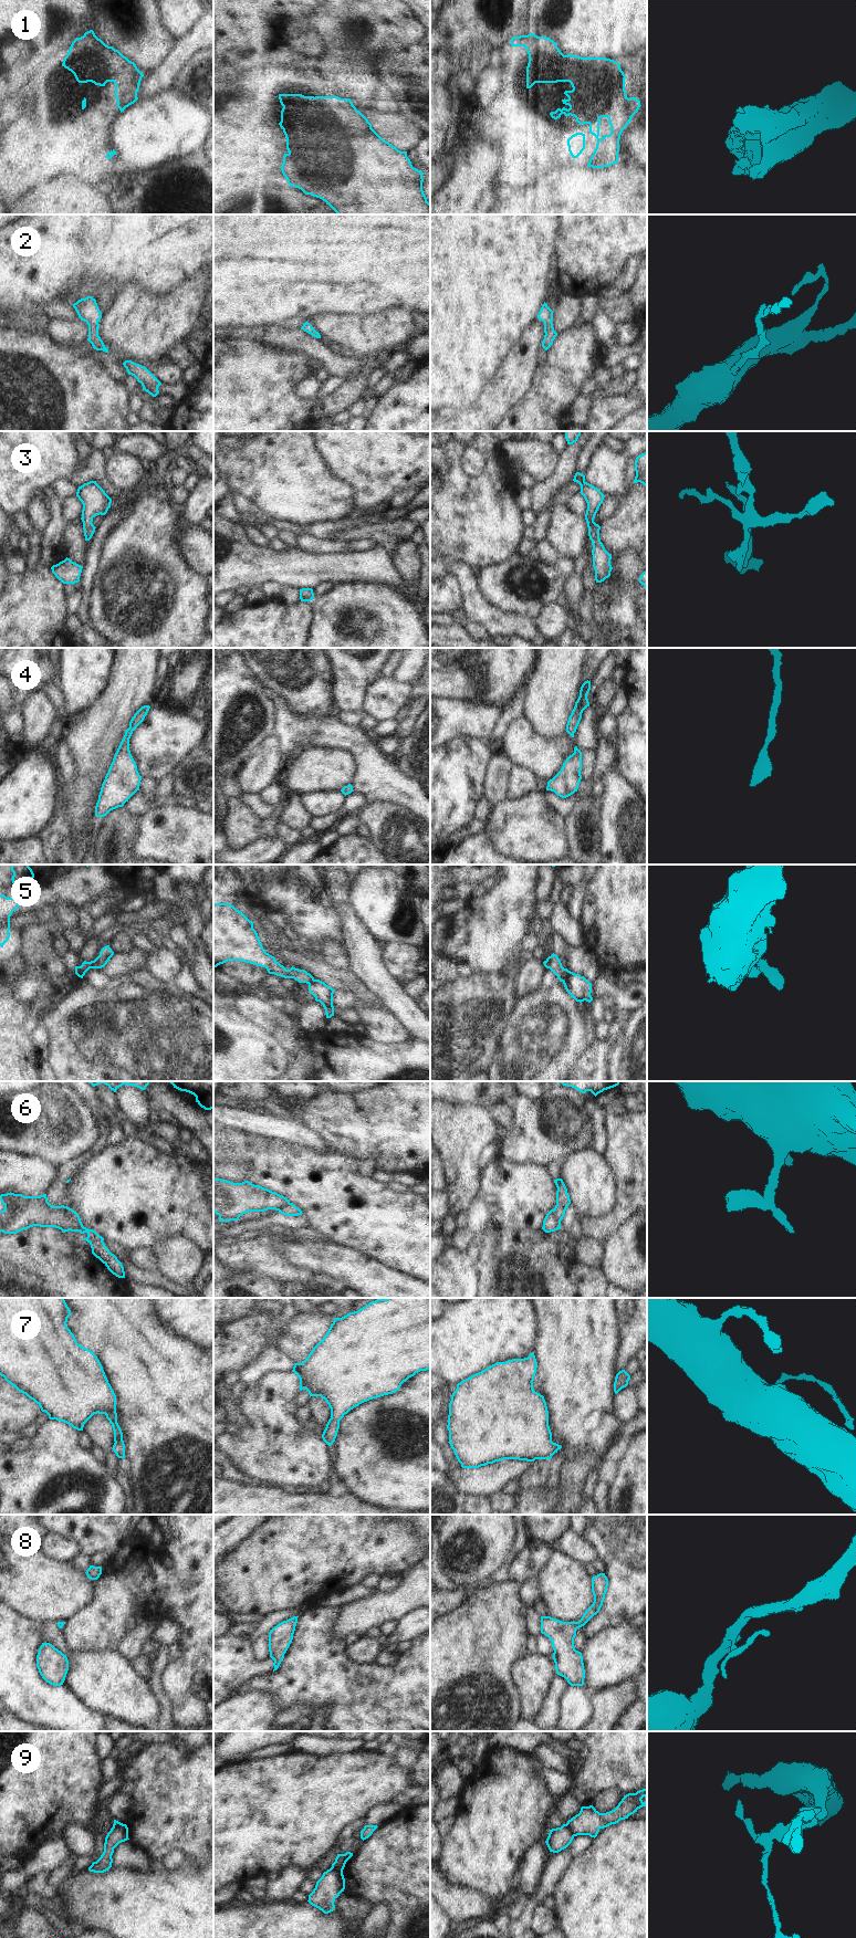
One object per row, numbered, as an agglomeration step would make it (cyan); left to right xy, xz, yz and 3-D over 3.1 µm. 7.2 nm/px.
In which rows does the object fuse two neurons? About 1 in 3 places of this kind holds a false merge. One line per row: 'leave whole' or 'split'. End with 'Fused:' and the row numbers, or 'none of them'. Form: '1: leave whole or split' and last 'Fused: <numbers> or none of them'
1: leave whole
2: leave whole
3: leave whole
4: leave whole
5: split
6: split
7: leave whole
8: leave whole
9: split
Fused: 5, 6, 9

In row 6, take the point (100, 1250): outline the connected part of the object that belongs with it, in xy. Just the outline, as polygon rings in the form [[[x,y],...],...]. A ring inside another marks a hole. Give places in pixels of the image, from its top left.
[[[65,1206],[67,1208],[67,1215],[82,1224],[81,1218],[79,1214],[73,1211],[72,1208]],[[83,1226],[80,1229],[81,1234],[86,1233],[87,1237],[83,1238],[83,1240],[86,1240],[92,1248],[92,1254],[98,1258],[106,1267],[107,1269],[115,1275],[118,1278],[125,1278],[125,1271],[122,1263],[117,1259],[117,1257],[109,1251],[109,1249],[104,1244],[104,1238],[100,1236],[95,1230],[88,1229]]]

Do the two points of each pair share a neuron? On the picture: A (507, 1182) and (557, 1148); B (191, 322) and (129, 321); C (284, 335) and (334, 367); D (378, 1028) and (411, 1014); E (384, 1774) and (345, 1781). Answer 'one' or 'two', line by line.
A: two
B: one
C: one
D: two
E: one

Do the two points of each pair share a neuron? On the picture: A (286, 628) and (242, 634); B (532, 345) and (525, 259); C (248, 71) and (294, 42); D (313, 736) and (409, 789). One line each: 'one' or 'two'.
A: one
B: two
C: two
D: one

